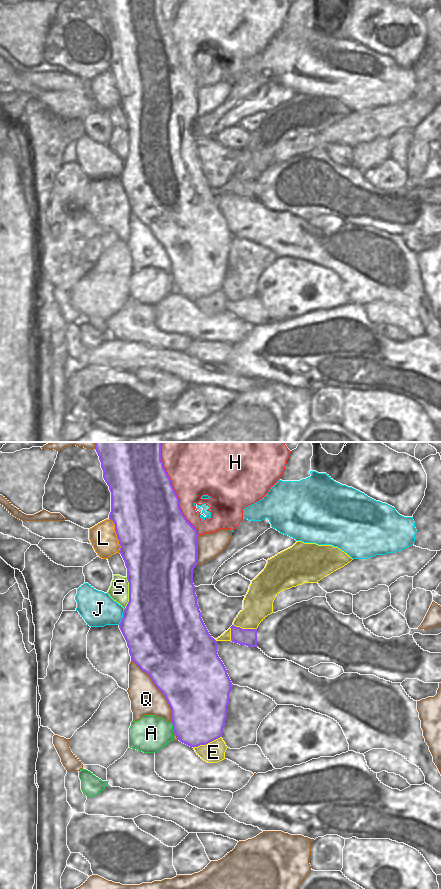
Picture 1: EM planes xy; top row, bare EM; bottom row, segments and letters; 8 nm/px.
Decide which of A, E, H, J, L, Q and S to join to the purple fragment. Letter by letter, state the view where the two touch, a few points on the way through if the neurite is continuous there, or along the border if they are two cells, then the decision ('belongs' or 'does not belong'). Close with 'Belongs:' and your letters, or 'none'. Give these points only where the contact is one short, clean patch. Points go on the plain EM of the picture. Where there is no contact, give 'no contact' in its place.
A: contact in xy; does not belong
E: contact in xy; does not belong
H: contact in xy; does not belong
J: contact in xy; does not belong
L: contact in xy; does not belong
Q: contact in xy; does not belong
S: contact in xy; does not belong
Belongs: none

